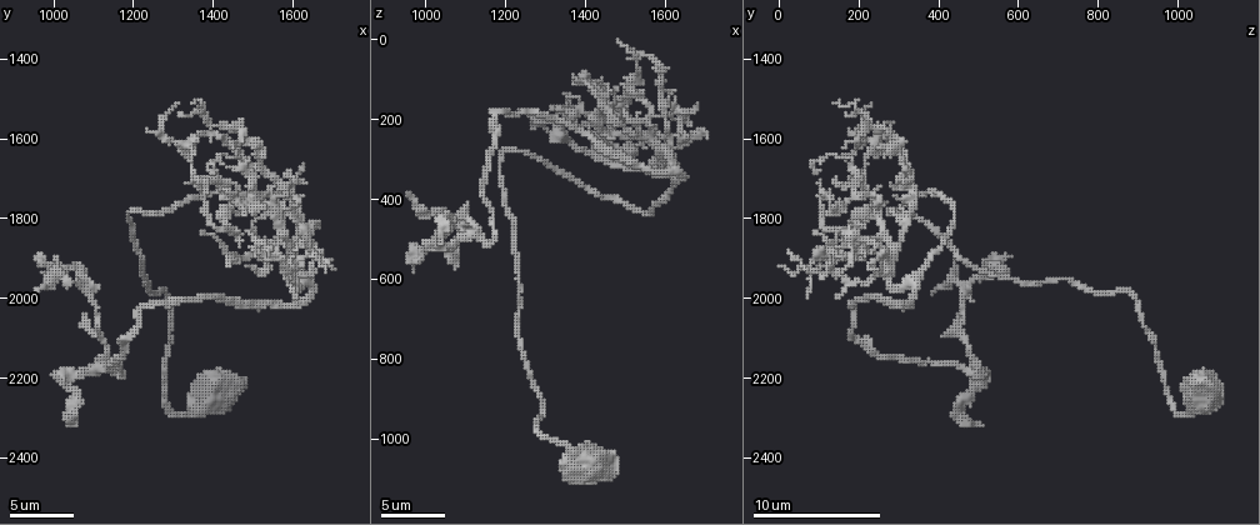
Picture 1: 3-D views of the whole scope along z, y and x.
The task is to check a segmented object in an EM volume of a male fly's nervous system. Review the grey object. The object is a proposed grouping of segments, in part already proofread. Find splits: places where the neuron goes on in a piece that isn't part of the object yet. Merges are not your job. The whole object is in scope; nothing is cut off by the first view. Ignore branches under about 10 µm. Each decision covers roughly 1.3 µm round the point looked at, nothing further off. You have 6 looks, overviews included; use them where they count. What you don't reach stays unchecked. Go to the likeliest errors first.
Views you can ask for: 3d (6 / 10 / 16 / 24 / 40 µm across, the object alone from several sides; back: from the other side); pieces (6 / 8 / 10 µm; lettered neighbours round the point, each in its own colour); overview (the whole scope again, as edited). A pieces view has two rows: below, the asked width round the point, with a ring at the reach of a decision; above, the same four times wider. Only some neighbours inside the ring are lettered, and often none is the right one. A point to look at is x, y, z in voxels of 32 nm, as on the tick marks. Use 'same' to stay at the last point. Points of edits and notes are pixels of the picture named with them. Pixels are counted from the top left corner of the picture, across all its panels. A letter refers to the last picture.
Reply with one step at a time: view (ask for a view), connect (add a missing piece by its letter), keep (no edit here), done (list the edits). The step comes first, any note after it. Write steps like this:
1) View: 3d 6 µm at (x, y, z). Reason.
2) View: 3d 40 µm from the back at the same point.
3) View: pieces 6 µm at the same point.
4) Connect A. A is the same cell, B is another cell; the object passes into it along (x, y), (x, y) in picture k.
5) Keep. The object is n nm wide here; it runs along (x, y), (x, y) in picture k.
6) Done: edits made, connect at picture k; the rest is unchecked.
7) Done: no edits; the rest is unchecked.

View: pieces 6 µm at (970, 1890, 580). Long arm stops here.

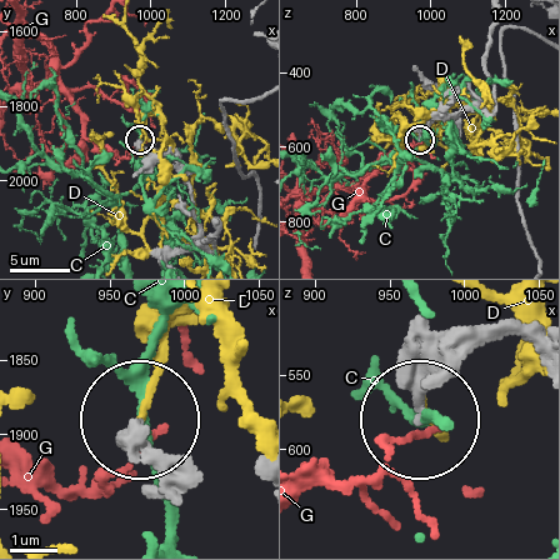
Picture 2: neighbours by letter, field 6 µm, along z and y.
Keep. C, D and G are other cells; no lettered piece goes on from it.

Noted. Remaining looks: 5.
View: 3d 6 µm at (955, 1990, 390). Branch stops here.

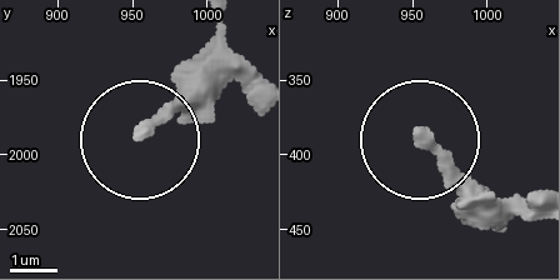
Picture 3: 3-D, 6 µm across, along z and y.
View: pieces 8 µm at (956, 1984, 388).

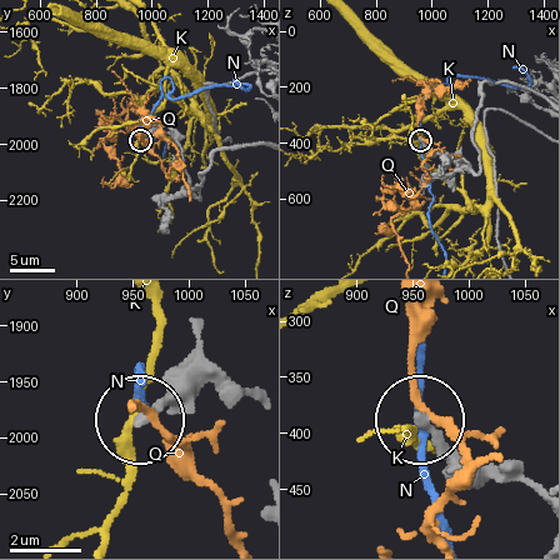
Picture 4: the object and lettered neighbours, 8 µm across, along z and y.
Keep. K, N and Q are other cells; it runs along (254, 401), (183, 384), (140, 416) in picture 4; none of them fits.

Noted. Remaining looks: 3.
View: 3d 6 µm at (1030, 2320, 505). Thin end.

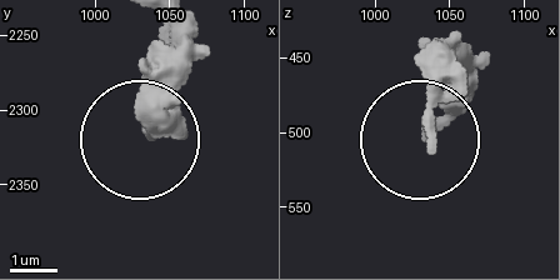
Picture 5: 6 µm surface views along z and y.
View: pieces 10 µm at the same point. See the neighbours.

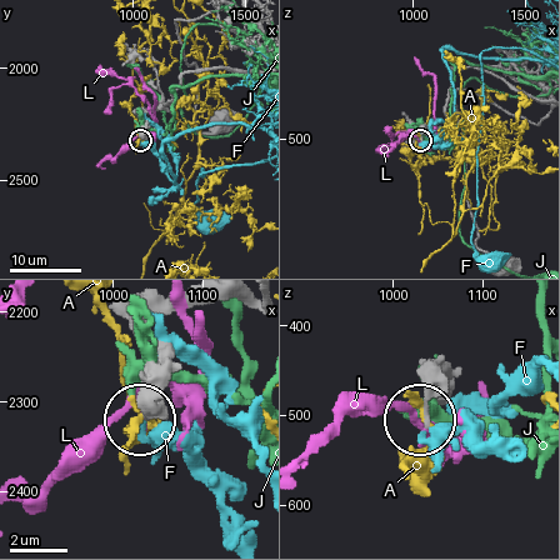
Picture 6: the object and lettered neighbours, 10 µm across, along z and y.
Keep. A, F, J and L are other cells; no lettered piece goes on from it.

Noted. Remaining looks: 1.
Done: no edits; the rest is unchecked.

